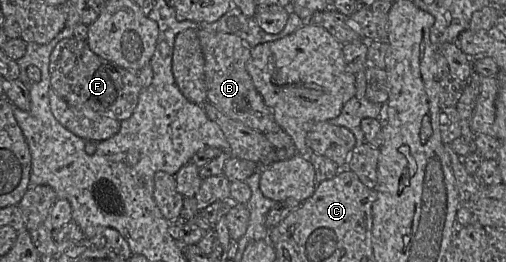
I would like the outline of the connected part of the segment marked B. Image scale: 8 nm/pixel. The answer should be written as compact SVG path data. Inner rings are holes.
M198 28L197 35L205 59L207 101L230 118L259 132L270 133L282 129L272 110L265 104L261 94L255 88L248 73L247 63L251 57L251 48L245 41L234 34L201 28Z

